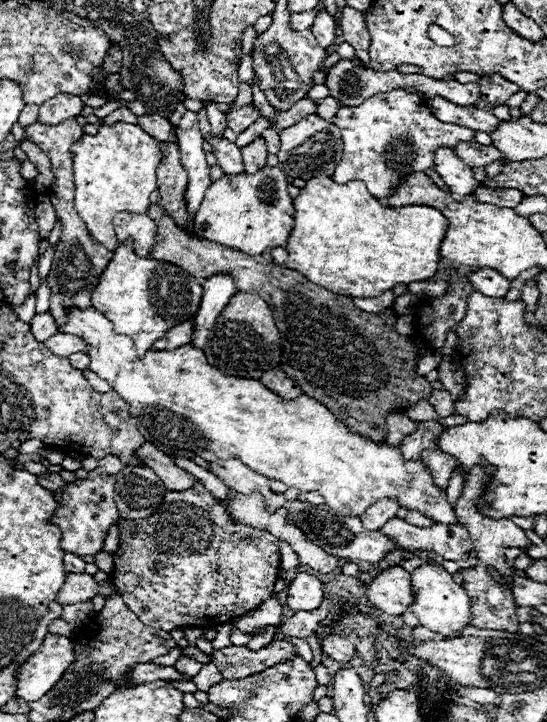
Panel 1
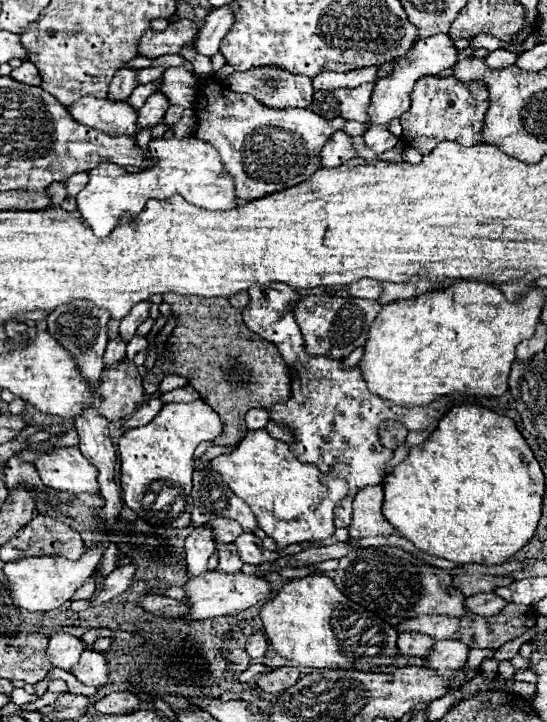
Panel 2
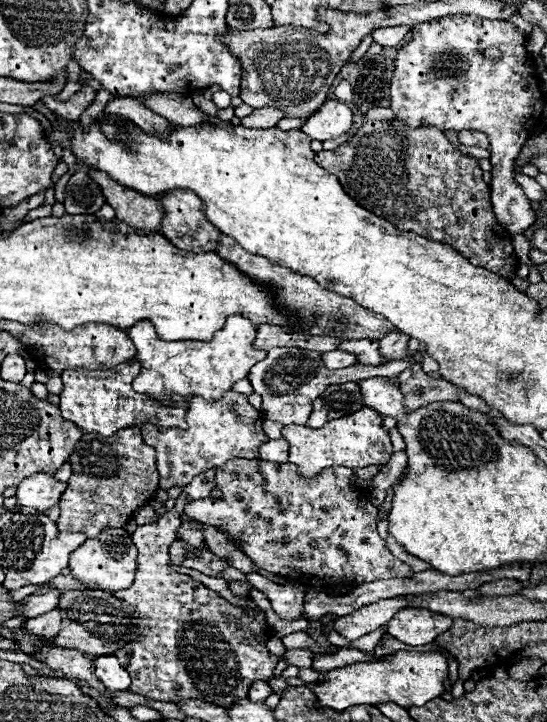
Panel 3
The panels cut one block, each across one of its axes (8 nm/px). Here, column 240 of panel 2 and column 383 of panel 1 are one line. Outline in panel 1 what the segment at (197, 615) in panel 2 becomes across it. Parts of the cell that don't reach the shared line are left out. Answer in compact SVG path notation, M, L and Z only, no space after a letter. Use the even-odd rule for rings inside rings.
M394 566L378 574L366 586L366 596L382 612L390 616L400 616L412 606L416 594L412 588L410 574L404 568Z

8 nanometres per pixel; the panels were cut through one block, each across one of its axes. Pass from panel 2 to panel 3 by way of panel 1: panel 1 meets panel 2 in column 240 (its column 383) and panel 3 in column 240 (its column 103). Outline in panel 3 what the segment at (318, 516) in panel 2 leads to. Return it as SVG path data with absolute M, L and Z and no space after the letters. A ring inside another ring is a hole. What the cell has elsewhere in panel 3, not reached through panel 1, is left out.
M238 314L228 316L222 330L218 330L216 336L206 342L198 342L198 340L164 342L156 336L156 330L146 320L128 328L128 336L132 338L138 350L136 360L140 360L144 368L138 374L138 378L132 382L132 388L140 394L148 394L158 400L166 400L174 392L178 396L200 394L208 402L214 402L226 390L232 390L232 386L240 378L246 378L256 362L266 358L264 350L252 348L252 340L256 336L254 324L250 324L250 320Z

